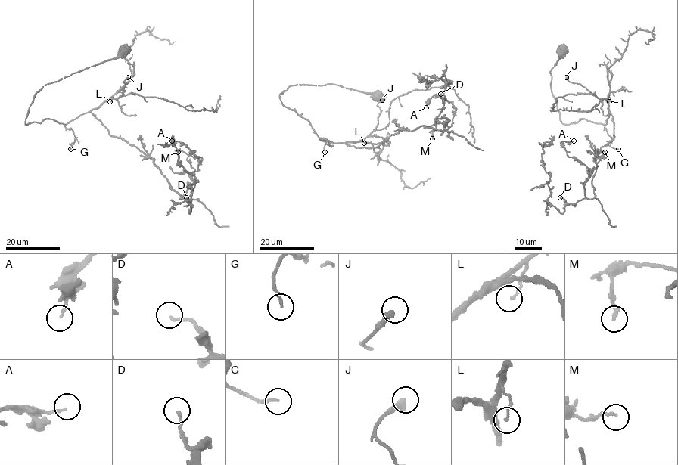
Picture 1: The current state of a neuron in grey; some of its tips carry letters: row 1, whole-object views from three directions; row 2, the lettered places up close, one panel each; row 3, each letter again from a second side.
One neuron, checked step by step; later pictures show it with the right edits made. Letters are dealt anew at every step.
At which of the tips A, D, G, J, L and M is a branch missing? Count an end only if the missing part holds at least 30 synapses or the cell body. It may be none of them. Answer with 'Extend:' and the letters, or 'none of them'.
Extend: none of them

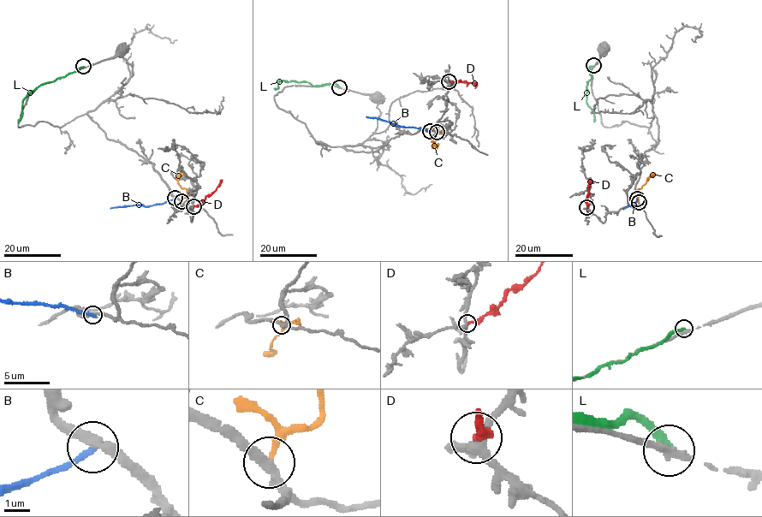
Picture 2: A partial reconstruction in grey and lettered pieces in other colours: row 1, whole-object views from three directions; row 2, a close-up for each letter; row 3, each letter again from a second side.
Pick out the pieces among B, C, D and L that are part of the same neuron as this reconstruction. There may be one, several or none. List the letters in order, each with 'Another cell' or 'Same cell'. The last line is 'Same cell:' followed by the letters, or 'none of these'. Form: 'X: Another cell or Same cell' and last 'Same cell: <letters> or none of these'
B: Another cell
C: Another cell
D: Another cell
L: Another cell
Same cell: none of these

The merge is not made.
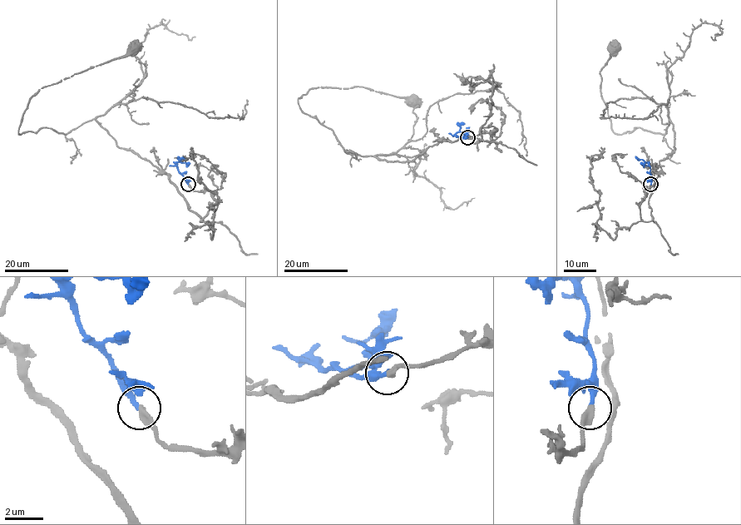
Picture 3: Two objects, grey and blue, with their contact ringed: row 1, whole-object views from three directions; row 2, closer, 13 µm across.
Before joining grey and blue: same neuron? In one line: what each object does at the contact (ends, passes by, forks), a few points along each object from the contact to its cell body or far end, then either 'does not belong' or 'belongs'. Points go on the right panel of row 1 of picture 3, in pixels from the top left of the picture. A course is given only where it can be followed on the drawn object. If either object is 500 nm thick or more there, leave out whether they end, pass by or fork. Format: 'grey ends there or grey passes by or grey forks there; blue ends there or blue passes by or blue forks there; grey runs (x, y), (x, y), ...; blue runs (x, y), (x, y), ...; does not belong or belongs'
grey ends there; blue ends there; grey runs (651, 184), (645, 221), (674, 124), (614, 131), (600, 88), (614, 47); blue runs (651, 184), (647, 163), (639, 163); belongs

